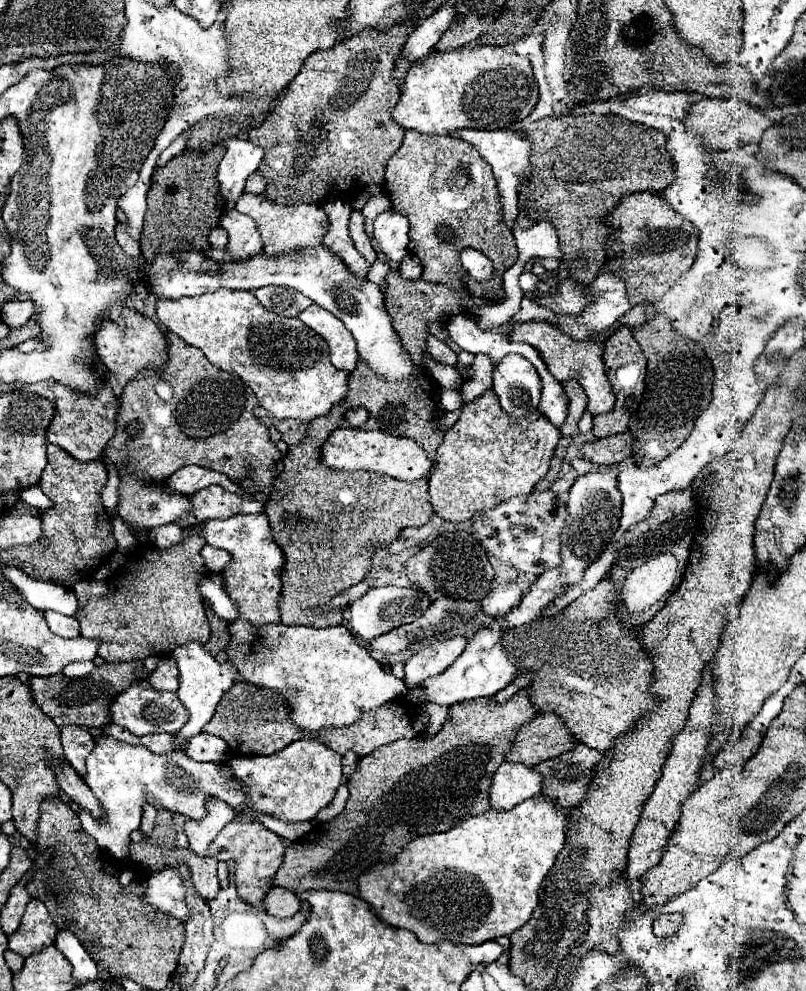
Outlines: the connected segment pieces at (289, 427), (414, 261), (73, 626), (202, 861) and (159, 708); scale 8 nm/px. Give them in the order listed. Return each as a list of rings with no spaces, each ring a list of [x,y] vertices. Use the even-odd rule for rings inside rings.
[[[284,421],[282,425],[274,425],[274,427],[280,431],[282,441],[288,445],[298,443],[306,433],[306,425],[298,425],[298,421]]]
[[[408,254],[401,262],[400,275],[405,280],[415,280],[421,277],[423,267],[421,261],[413,254]]]
[[[44,611],[44,619],[50,627],[52,633],[62,635],[62,637],[78,637],[80,635],[80,625],[76,621],[76,617],[68,617],[56,611]]]
[[[174,849],[166,861],[173,863],[184,859],[188,859],[188,865],[194,877],[194,887],[198,889],[198,893],[204,897],[216,897],[220,891],[218,879],[216,879],[216,867],[218,867],[216,858],[198,857],[190,849]]]
[[[148,681],[132,685],[112,703],[112,723],[122,725],[132,735],[150,733],[178,733],[188,723],[188,709],[182,705],[176,693],[164,693],[150,687]]]

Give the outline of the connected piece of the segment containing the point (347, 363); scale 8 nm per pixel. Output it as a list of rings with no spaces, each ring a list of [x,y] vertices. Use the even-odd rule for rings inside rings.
[[[310,305],[304,309],[298,319],[314,329],[330,347],[330,361],[334,367],[342,371],[354,371],[358,353],[354,345],[354,337],[350,337],[348,329],[338,321],[330,311],[322,309],[320,305]]]

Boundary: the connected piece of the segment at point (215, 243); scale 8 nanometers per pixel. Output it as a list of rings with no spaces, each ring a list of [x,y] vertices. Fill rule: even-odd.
[[[216,227],[216,229],[212,229],[208,241],[210,241],[212,247],[216,247],[216,249],[224,249],[224,247],[228,245],[228,233],[226,233],[222,227]]]

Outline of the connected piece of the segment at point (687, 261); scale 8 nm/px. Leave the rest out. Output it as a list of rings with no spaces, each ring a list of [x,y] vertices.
[[[632,193],[630,197],[622,197],[604,223],[608,227],[608,239],[604,243],[606,269],[622,277],[632,307],[660,301],[696,259],[698,231],[690,221],[678,217],[656,193]]]

